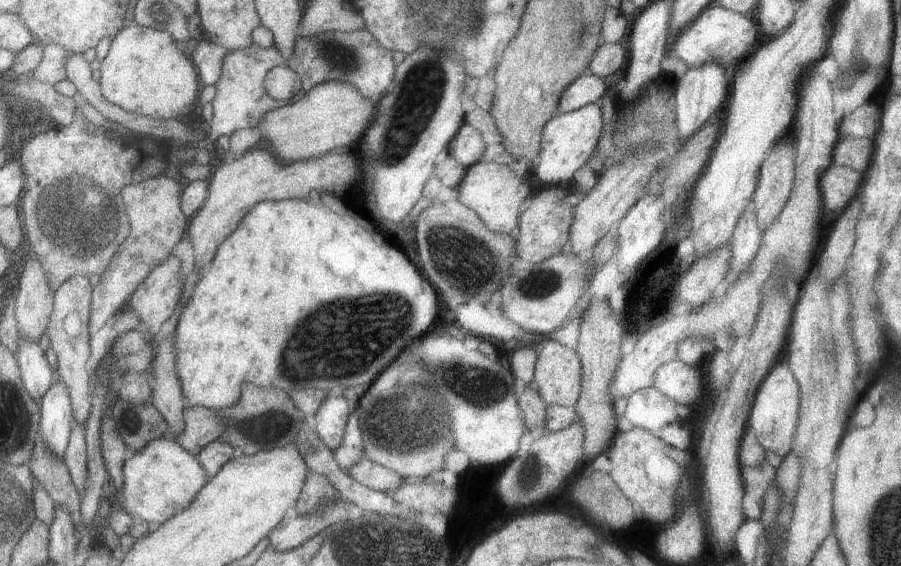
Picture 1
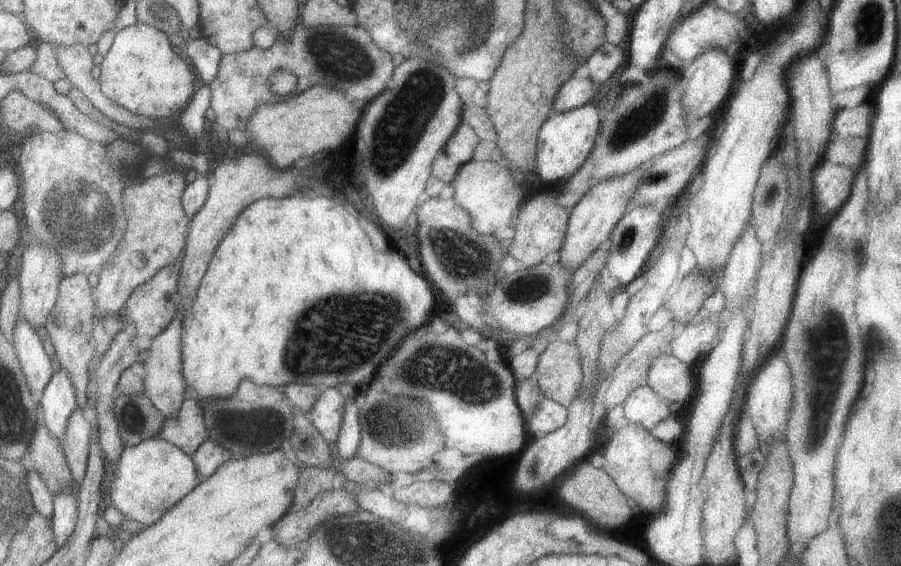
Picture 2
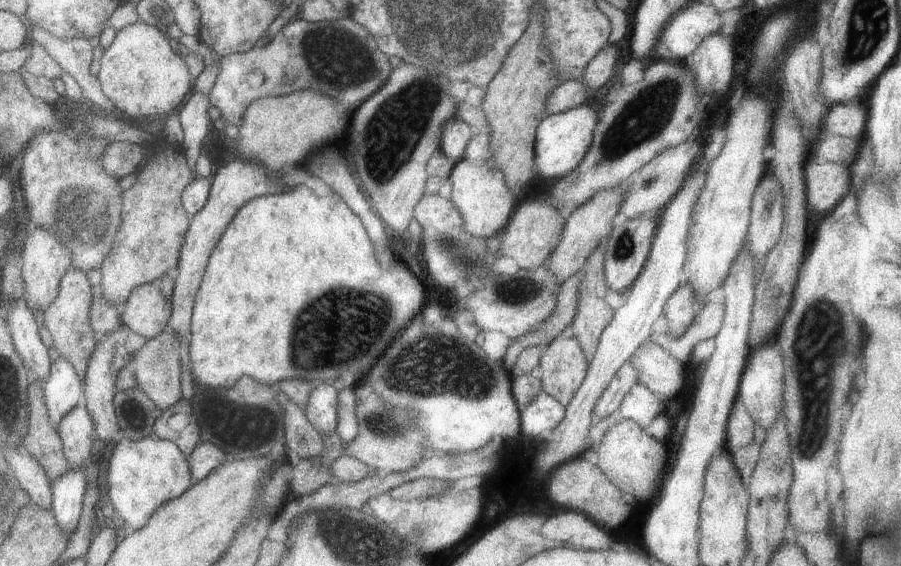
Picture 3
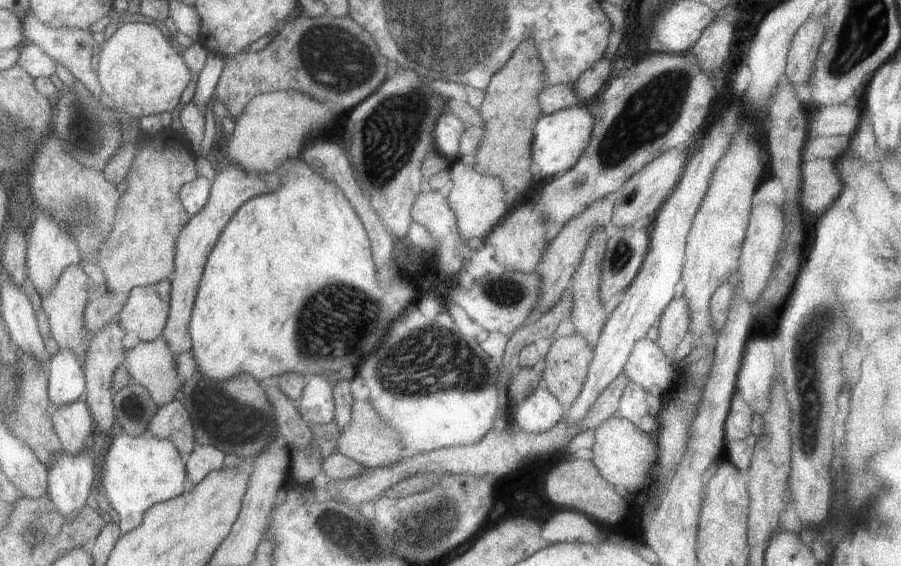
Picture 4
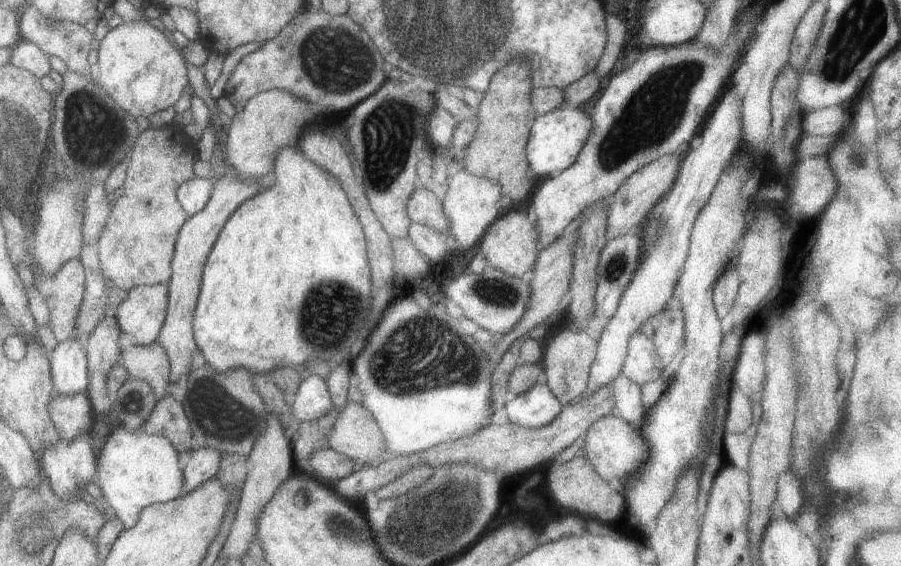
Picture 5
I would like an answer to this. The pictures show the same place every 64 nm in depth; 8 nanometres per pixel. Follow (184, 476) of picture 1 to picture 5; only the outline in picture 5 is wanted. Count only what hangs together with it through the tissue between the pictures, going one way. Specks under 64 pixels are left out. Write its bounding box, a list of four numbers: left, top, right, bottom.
[93,426,183,530]

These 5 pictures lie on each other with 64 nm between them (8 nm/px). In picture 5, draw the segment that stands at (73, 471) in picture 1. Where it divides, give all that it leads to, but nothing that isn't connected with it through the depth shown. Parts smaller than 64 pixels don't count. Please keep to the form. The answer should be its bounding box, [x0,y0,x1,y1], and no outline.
[49,394,93,442]

